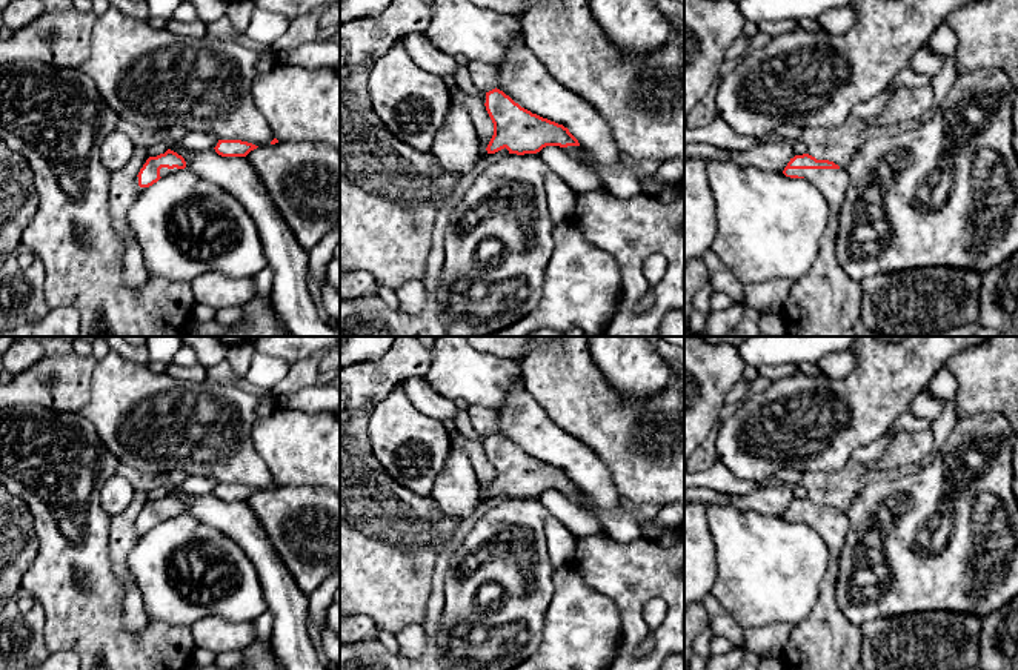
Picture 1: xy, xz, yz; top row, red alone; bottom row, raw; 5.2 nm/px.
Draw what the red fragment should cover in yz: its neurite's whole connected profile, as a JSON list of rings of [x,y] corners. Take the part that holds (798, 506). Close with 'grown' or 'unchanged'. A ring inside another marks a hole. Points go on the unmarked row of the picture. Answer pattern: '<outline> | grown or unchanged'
[[[803,498],[790,502],[783,518],[809,524],[832,555],[812,613],[793,627],[786,645],[784,670],[857,670],[861,662],[863,629],[844,616],[837,601],[840,553],[849,530],[847,515],[833,506]]] | grown

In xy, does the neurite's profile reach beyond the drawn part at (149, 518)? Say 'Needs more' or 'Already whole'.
Needs more

